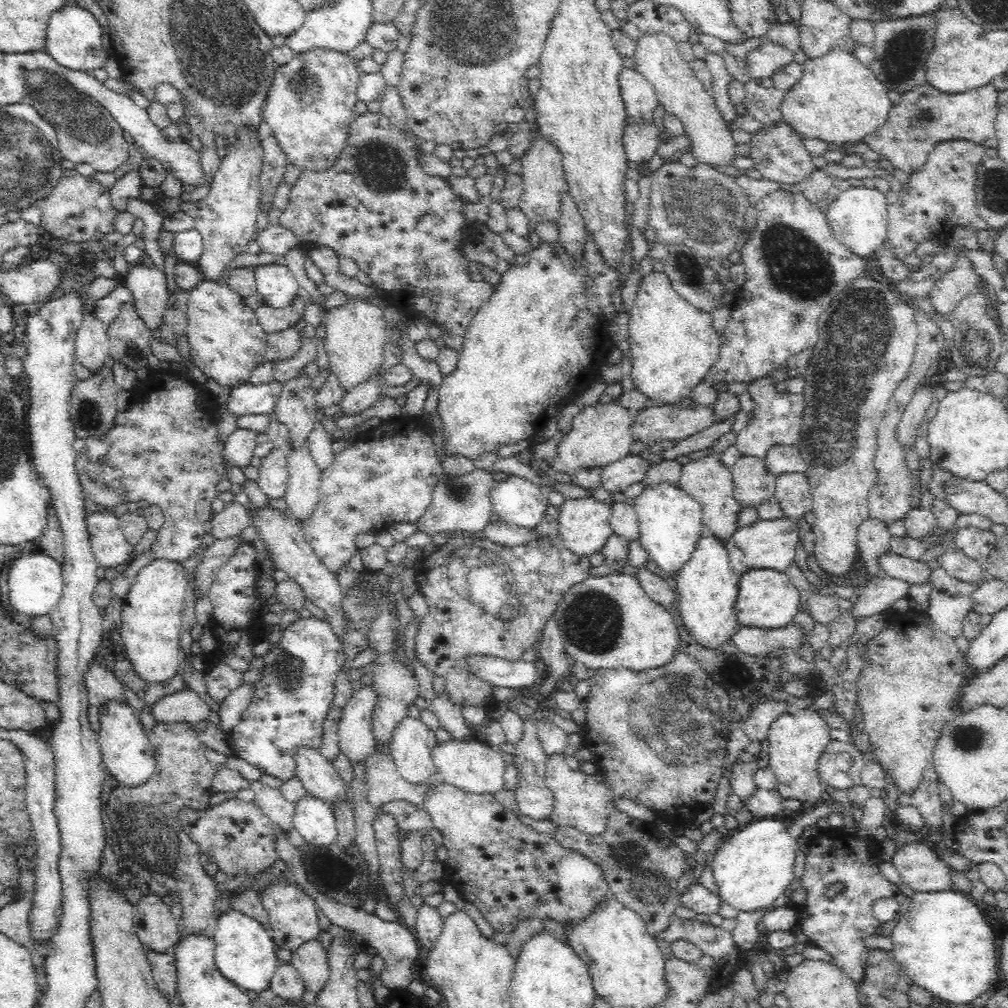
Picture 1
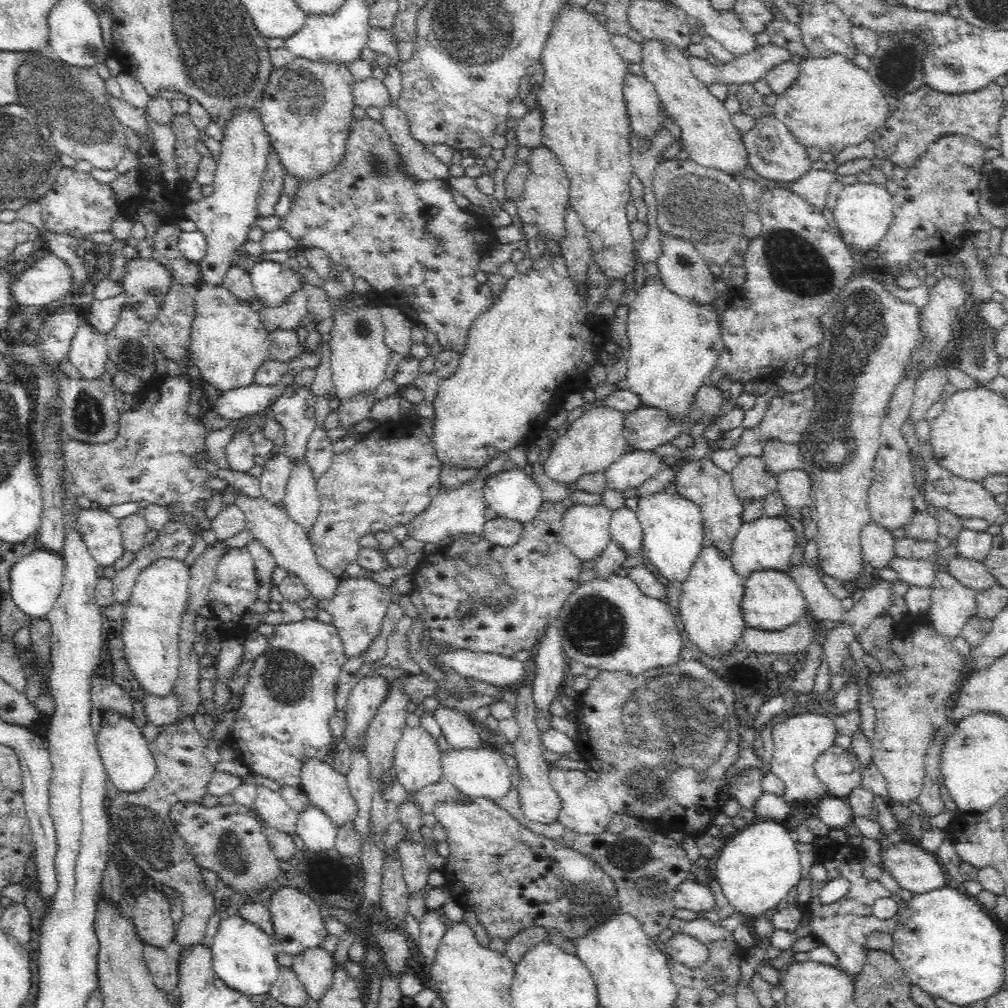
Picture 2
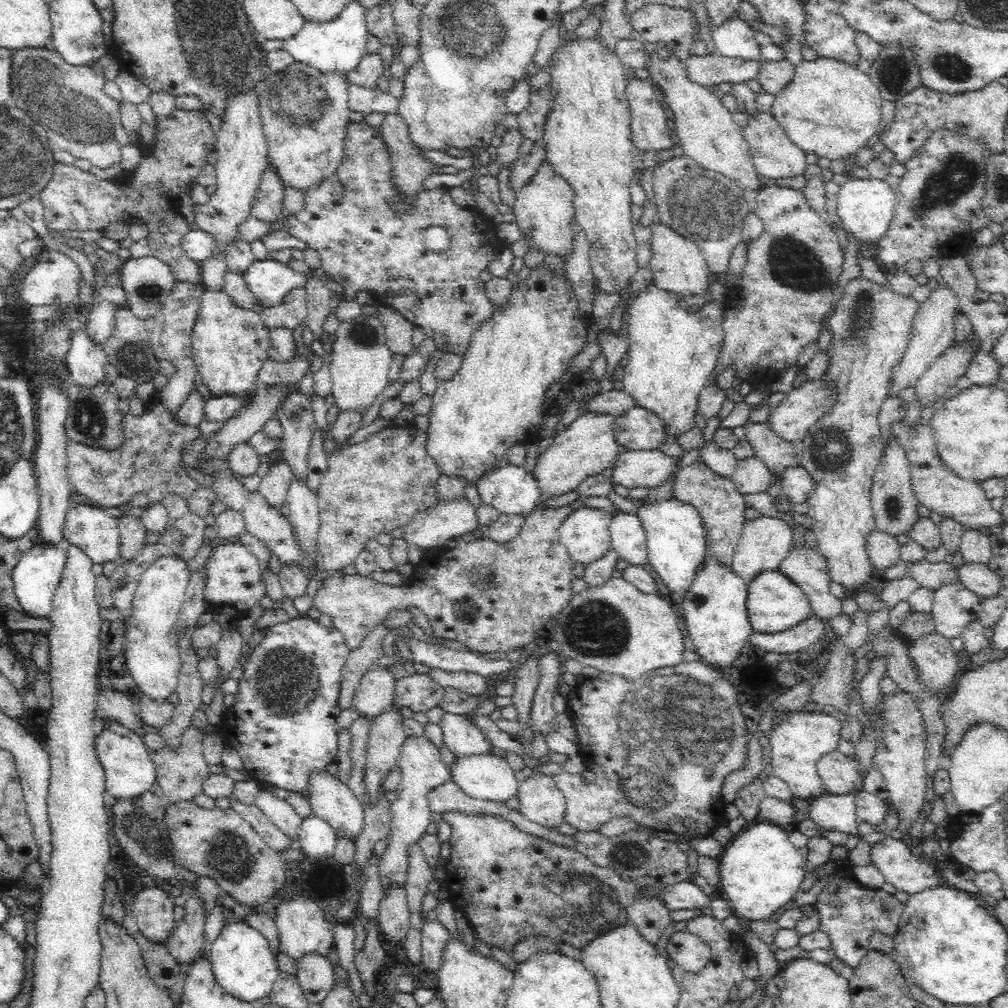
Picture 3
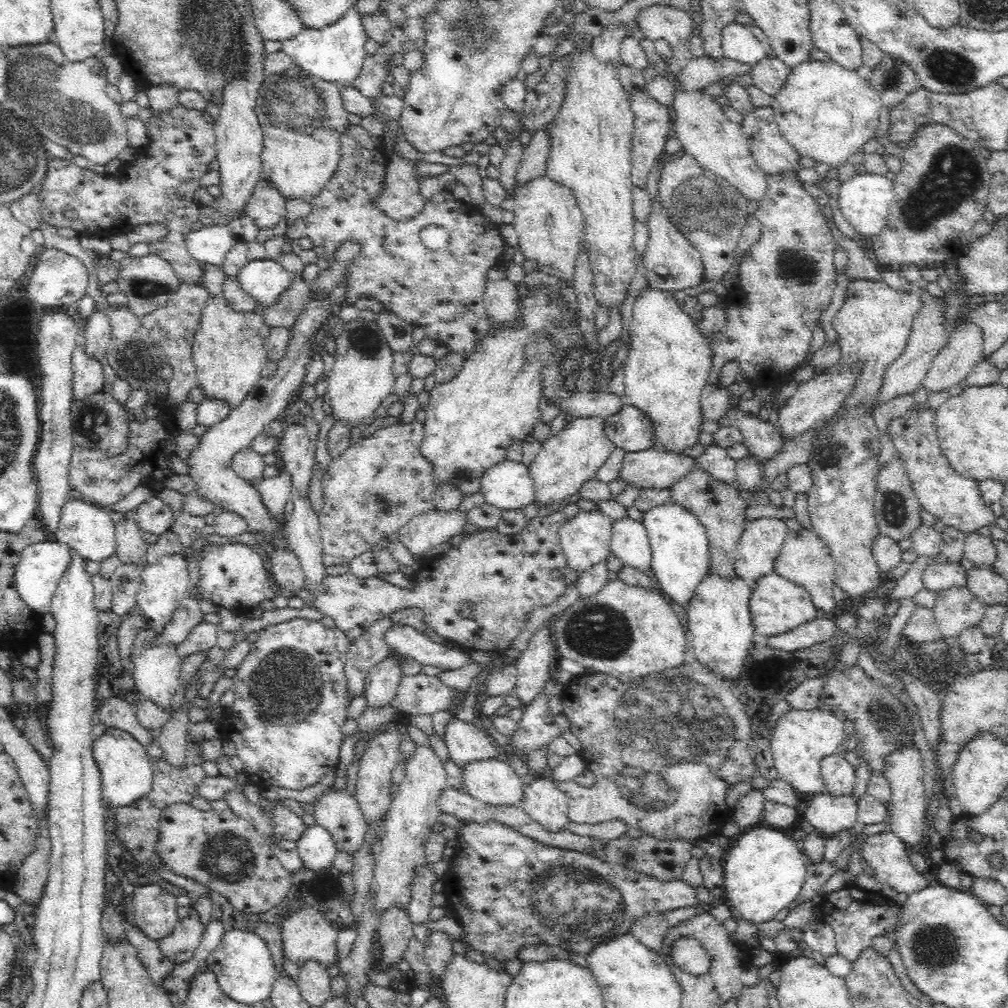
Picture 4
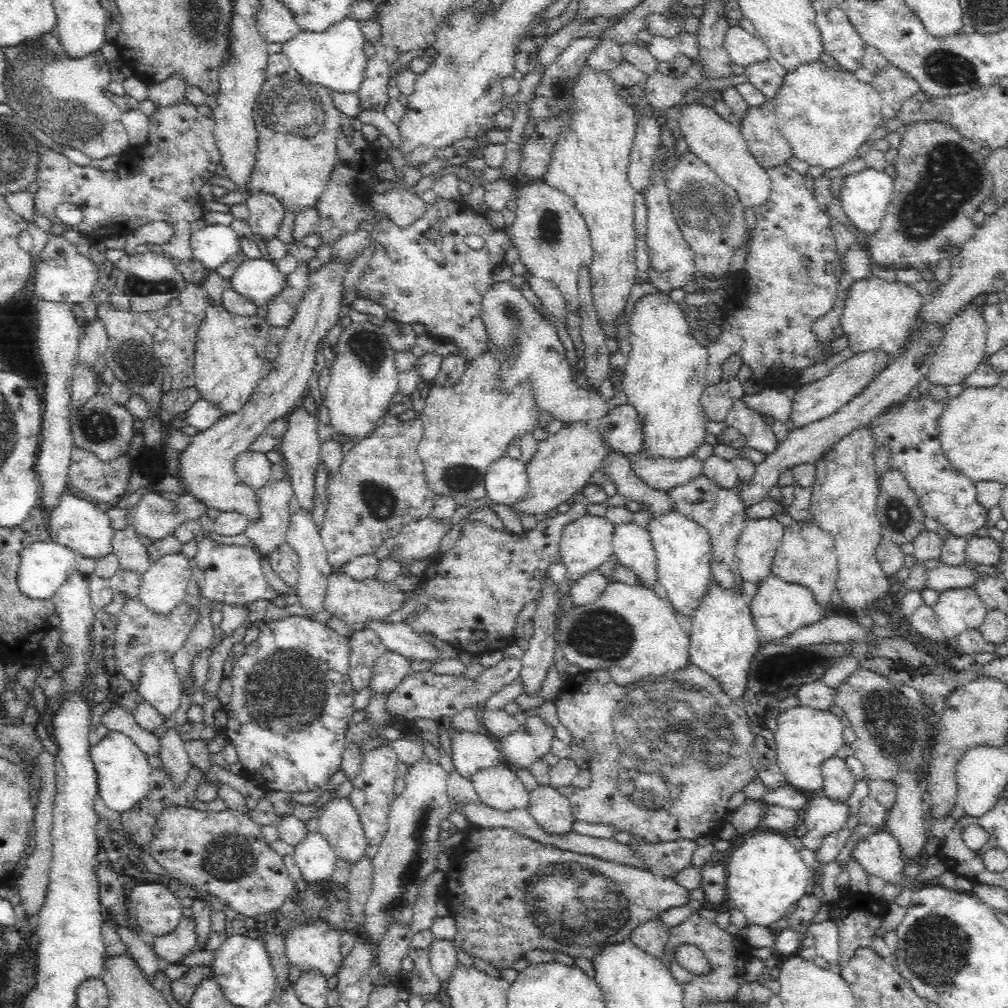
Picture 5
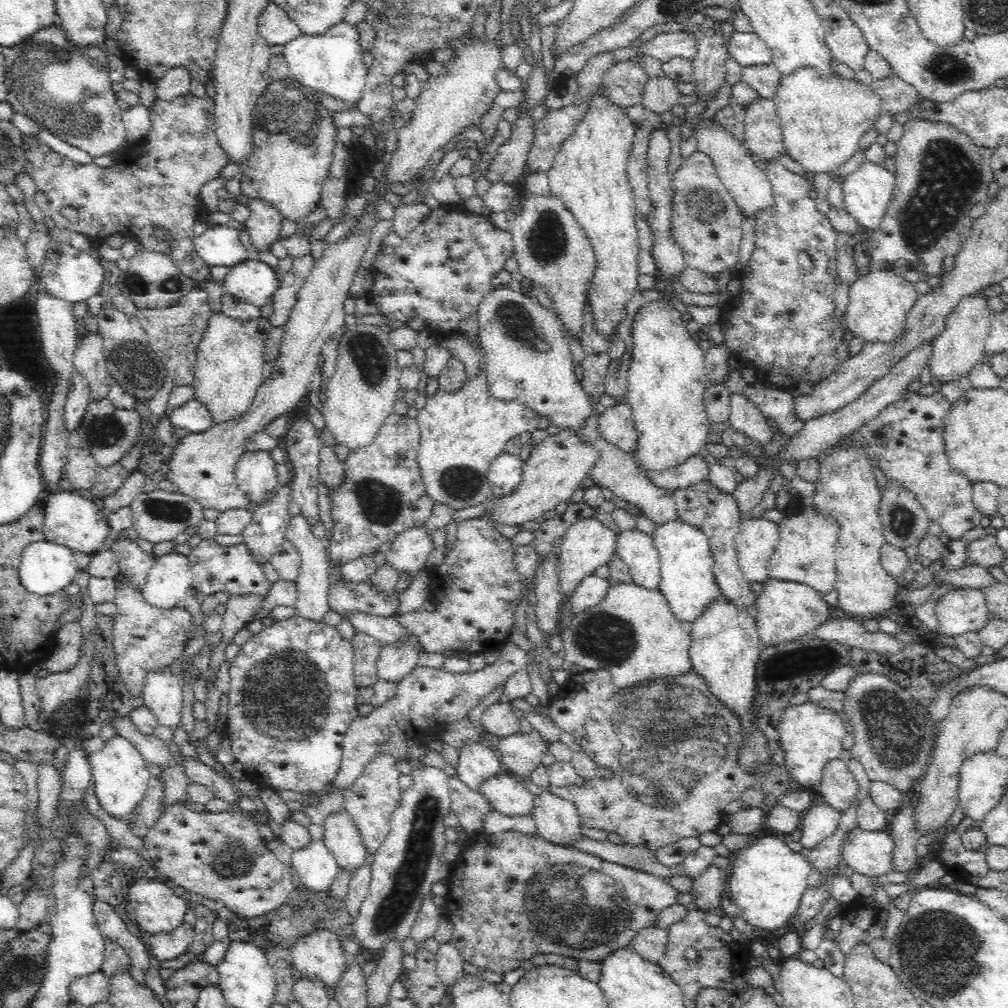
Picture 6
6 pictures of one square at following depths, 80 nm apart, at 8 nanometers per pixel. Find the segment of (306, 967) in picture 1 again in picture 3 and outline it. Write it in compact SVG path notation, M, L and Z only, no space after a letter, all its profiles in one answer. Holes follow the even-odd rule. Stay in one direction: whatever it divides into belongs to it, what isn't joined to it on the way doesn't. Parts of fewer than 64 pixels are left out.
M308 953L297 961L297 979L308 1002L320 1004L330 992L334 981L334 966L322 953Z

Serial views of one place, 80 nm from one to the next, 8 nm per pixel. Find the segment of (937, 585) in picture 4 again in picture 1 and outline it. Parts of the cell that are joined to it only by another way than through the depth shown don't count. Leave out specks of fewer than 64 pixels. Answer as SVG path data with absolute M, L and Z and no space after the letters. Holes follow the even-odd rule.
M888 551L877 556L877 563L888 579L900 579L911 585L926 584L930 581L932 567L921 560L914 560Z

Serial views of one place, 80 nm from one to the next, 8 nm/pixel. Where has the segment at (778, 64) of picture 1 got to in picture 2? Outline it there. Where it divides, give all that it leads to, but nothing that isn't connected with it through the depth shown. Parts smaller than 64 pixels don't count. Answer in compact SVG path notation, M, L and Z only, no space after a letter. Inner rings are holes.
M764 44L757 46L744 56L736 57L727 63L719 65L711 64L708 59L689 57L692 72L700 82L711 85L715 82L735 84L753 83L763 78L778 64L788 62L792 54L786 48L780 48L776 44Z

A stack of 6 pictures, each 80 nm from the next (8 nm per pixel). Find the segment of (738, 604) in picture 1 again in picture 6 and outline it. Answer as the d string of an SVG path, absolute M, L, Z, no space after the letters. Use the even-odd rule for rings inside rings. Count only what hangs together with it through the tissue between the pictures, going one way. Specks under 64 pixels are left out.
M769 578L762 585L760 594L753 600L756 611L755 627L762 644L778 644L796 640L831 618L830 605L810 586L776 578Z

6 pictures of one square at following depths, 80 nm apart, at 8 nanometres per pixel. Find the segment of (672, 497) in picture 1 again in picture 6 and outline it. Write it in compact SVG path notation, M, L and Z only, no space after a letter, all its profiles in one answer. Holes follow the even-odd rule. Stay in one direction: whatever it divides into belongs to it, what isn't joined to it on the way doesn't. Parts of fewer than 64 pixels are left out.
M680 516L657 524L652 539L659 554L661 579L658 590L666 597L670 611L680 622L692 622L701 615L709 600L722 595L714 578L709 540L700 527L685 522Z

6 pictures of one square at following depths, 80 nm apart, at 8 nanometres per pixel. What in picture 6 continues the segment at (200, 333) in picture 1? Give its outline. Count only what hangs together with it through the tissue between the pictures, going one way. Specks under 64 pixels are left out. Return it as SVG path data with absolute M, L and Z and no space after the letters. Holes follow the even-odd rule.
M222 311L210 312L195 352L197 359L192 386L195 400L202 401L211 410L215 424L236 420L250 408L268 369L264 348L272 327L269 319L261 316L242 320Z

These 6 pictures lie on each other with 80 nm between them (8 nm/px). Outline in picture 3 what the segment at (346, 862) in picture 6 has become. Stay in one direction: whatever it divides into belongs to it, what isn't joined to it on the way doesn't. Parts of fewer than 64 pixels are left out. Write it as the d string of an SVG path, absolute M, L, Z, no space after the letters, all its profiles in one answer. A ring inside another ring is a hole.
M312 769L306 791L312 812L328 821L336 836L356 840L363 829L363 806L348 785L327 769Z

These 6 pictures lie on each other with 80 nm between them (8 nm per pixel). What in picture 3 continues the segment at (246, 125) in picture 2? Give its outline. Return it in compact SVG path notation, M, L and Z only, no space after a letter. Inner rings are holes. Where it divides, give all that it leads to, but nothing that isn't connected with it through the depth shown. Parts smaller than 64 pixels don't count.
M254 90L238 98L232 98L224 112L221 126L215 132L216 142L216 192L205 204L194 205L194 221L198 228L206 232L214 241L213 253L201 260L200 284L208 289L222 290L228 248L240 240L240 224L244 224L252 215L252 202L257 194L264 171L268 168L268 146L261 121L259 100Z

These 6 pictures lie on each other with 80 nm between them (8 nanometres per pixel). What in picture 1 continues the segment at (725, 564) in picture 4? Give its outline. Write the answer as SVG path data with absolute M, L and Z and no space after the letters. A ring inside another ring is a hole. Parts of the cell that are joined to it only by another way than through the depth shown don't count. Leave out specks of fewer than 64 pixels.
M718 455L704 456L683 466L678 485L699 502L702 525L706 531L718 536L724 542L733 536L738 529L737 516L742 508L733 496L734 483L731 468L727 468Z

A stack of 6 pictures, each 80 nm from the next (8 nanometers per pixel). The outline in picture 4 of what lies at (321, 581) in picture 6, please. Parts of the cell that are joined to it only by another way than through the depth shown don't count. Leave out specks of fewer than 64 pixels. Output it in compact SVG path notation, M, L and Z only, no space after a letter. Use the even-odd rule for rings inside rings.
M293 488L289 500L292 500L294 510L285 520L288 546L300 561L306 579L305 588L310 594L315 594L321 580L327 576L321 557L323 542L319 534L319 519L308 494Z

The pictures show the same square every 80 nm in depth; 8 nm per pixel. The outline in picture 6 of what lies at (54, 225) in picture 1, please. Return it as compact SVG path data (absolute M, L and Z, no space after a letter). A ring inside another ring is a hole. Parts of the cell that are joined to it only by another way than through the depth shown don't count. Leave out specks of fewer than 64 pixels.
M188 93L166 102L156 98L149 108L151 127L145 136L146 145L143 148L143 154L138 160L130 162L130 170L126 164L102 168L94 162L88 164L74 162L56 153L51 147L39 141L38 137L26 135L24 138L26 149L28 149L26 172L35 183L34 202L44 212L44 216L54 220L58 228L70 229L88 235L90 238L95 236L104 238L110 234L136 236L142 250L168 255L182 273L190 280L201 284L210 278L210 267L203 263L193 245L192 229L198 220L198 210L202 205L199 201L200 188L204 187L207 180L220 177L223 168L229 163L215 135L212 115L214 109L212 98L208 96L196 98ZM60 206L72 206L80 211L80 222L68 224L62 220L58 214ZM154 226L166 227L170 231L170 238L157 240L154 235Z

